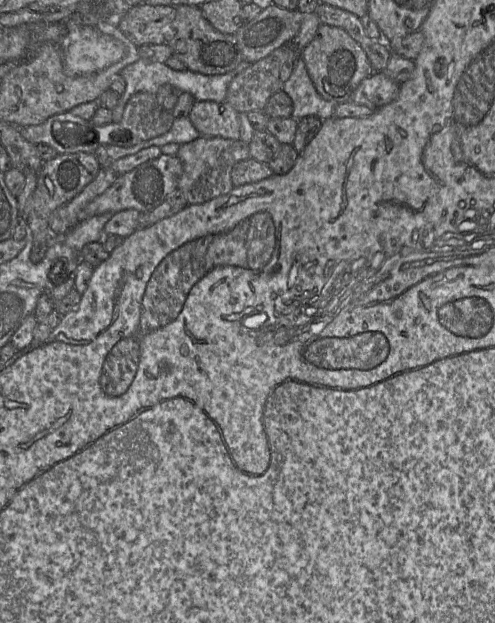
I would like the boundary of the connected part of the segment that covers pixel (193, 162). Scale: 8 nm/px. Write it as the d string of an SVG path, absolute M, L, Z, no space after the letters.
M200 136L194 141L181 144L177 156L183 166L178 189L184 194L188 204L202 204L225 195L234 188L231 170L237 162L250 158L250 148L249 144L240 139Z

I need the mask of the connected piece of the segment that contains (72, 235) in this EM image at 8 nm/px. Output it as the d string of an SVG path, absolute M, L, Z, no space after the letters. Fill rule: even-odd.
M105 213L79 221L62 237L64 244L80 254L86 244L102 241L104 226L112 215L113 213Z

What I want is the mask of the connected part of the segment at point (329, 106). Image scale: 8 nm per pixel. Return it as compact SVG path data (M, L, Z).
M298 54L294 70L290 78L283 84L282 90L292 99L291 117L297 121L309 116L327 120L333 117L335 106L338 105L325 100L317 92L300 54Z

